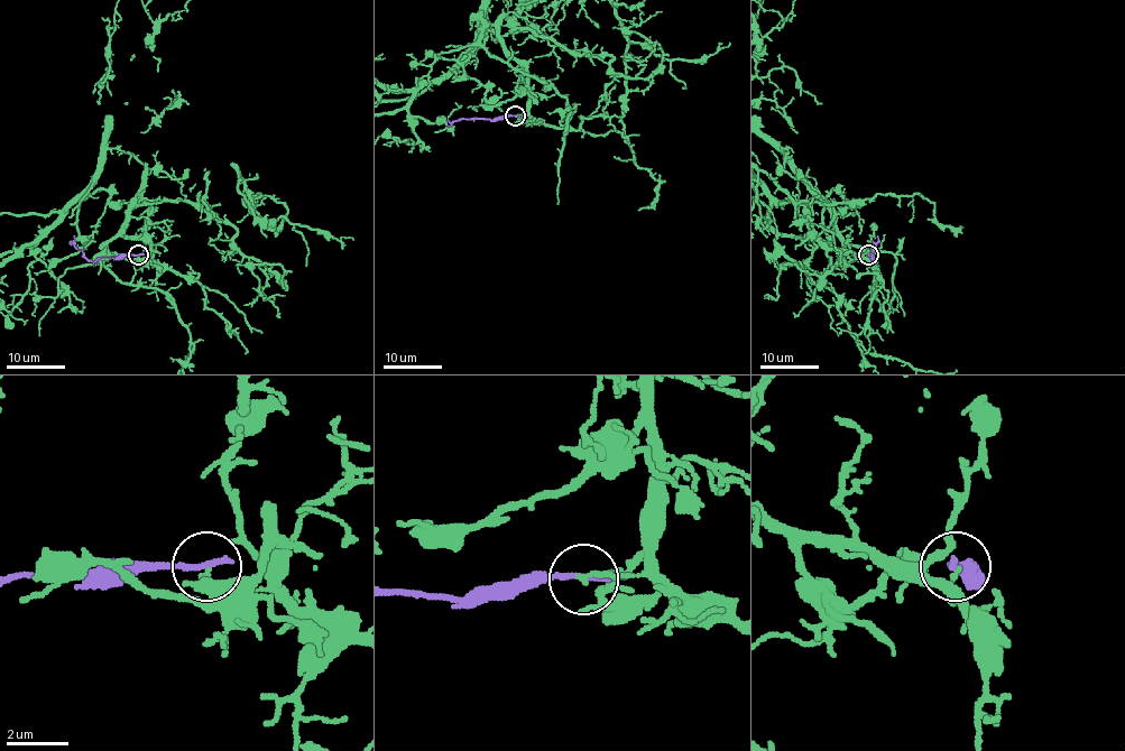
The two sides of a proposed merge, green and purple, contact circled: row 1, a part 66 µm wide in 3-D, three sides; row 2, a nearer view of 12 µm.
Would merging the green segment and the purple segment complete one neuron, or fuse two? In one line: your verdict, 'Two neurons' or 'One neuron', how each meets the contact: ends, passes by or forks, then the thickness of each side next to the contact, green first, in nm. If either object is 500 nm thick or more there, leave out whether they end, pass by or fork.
Two neurons. At the ring green ends. At the ring purple ends. Thickness 130 nm (green) against 240 nm

